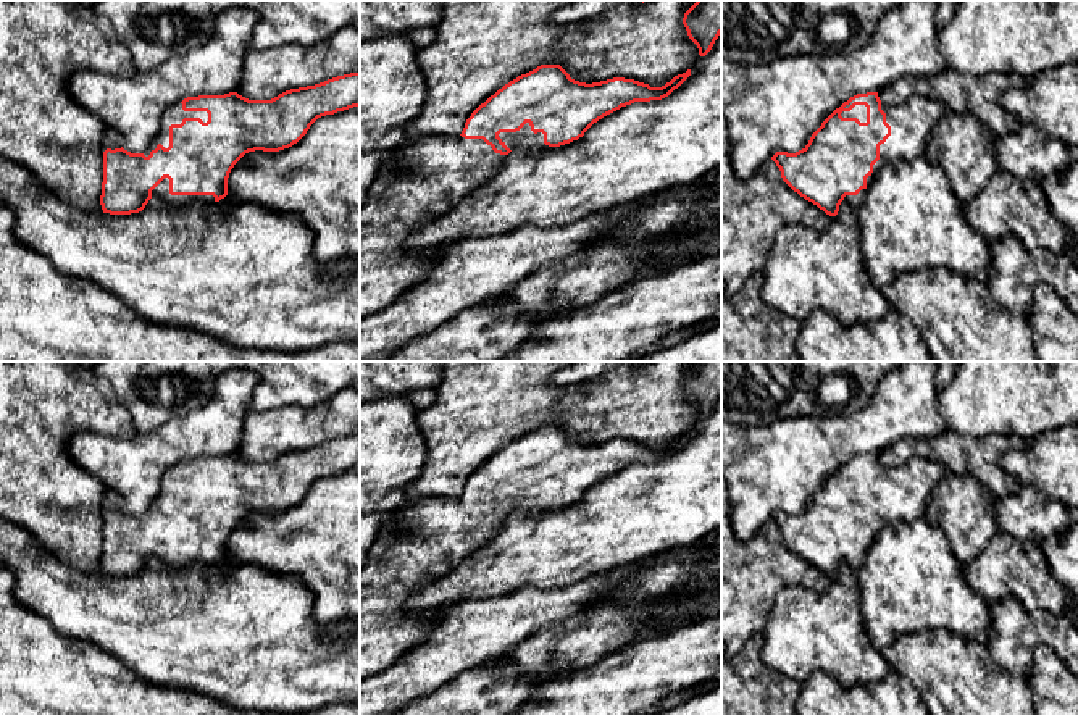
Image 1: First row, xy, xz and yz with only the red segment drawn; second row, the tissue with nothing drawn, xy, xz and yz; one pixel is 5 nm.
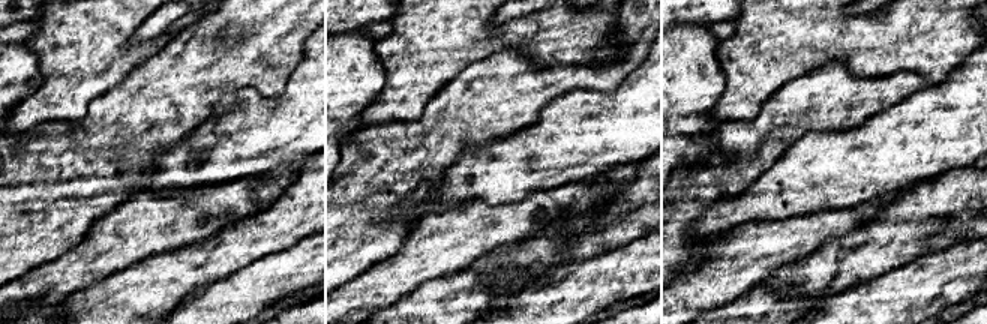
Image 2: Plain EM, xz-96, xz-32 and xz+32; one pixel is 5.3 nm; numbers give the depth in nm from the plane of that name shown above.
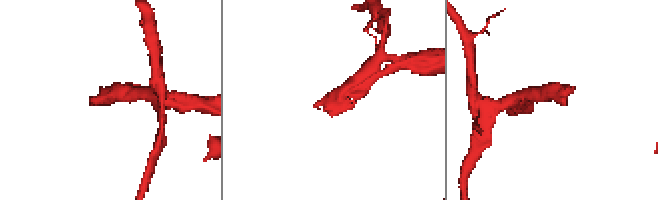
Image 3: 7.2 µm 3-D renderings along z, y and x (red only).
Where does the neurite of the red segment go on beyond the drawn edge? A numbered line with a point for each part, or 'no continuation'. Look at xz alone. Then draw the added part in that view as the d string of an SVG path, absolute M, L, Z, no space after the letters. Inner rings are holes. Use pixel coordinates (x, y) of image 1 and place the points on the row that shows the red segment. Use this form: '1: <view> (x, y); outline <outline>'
1: xz (525, 139); outline M526 123L516 132L500 132L499 137L512 152L516 152L516 150L537 152L537 150L554 148L554 147L549 147L544 144L544 134L542 132L534 134L531 131L529 123Z

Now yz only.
1: yz (912, 121); outline M915 94L899 105L881 103L881 110L886 113L891 136L880 145L880 160L867 178L867 187L886 163L925 157L926 142L946 107L933 97Z

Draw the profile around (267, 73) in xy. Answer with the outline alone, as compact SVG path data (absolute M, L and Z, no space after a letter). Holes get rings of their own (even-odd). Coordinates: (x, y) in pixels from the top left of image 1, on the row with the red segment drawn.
M344 27L308 47L249 48L234 92L249 100L271 100L286 90L350 73L360 73L360 31Z

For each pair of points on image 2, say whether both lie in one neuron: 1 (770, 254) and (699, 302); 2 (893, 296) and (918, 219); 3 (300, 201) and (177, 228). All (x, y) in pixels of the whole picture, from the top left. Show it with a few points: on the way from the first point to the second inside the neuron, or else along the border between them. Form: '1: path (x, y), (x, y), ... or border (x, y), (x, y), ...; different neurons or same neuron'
1: path (752, 254), (744, 257), (717, 284); same neuron
2: border (936, 252), (918, 255), (870, 279); different neurons
3: border (290, 186), (270, 204), (231, 225); different neurons

